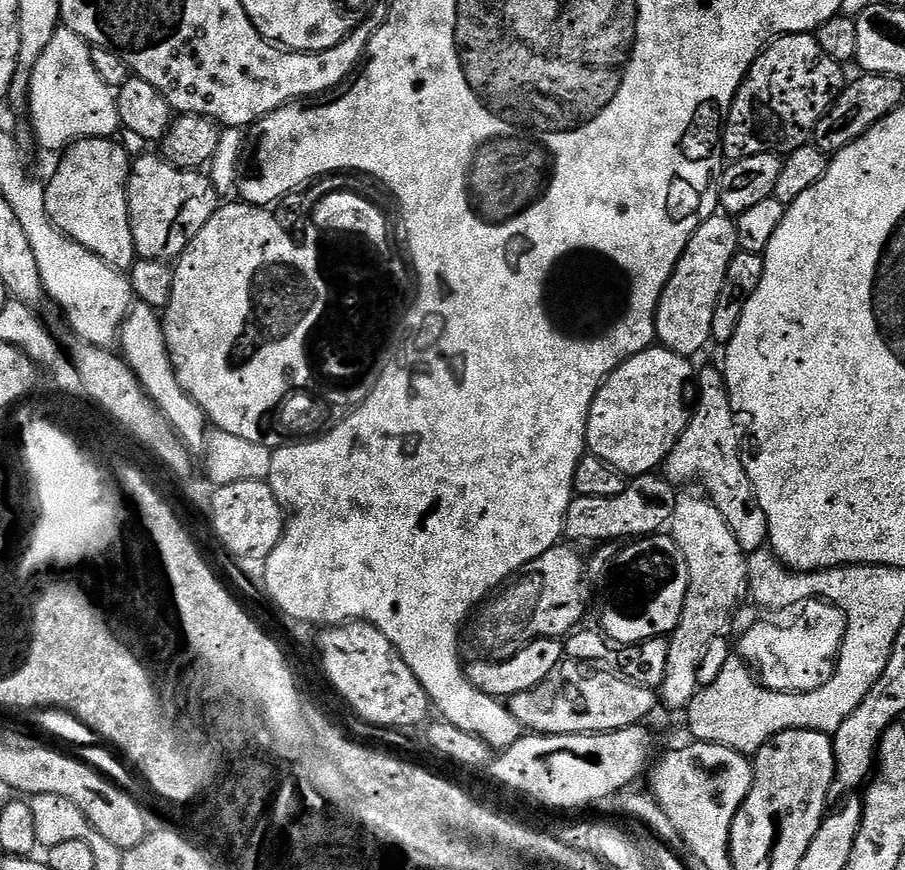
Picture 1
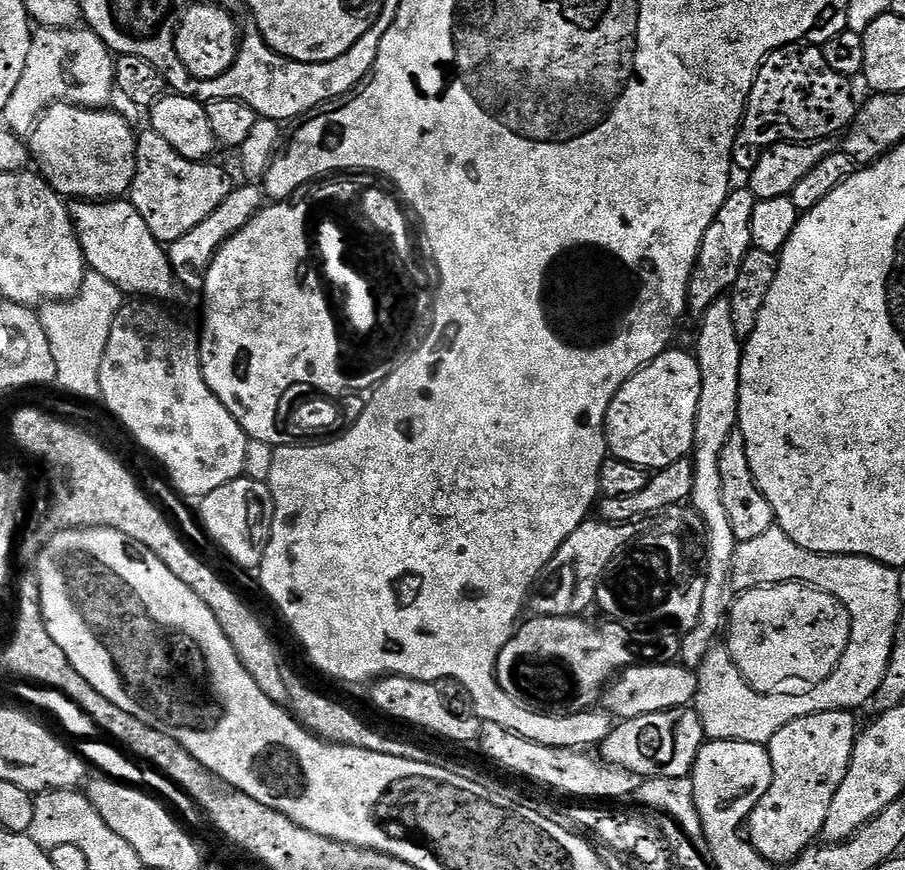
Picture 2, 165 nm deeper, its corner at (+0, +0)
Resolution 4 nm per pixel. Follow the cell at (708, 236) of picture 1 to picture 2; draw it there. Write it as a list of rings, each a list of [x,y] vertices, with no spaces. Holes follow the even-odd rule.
[[[736,186],[729,191],[718,214],[714,214],[714,222],[710,222],[702,238],[700,253],[688,283],[687,307],[696,311],[696,314],[703,314],[715,300],[721,299],[738,278],[742,258],[746,258],[746,254],[752,249],[750,217],[754,214],[756,202],[755,194],[747,186]]]

